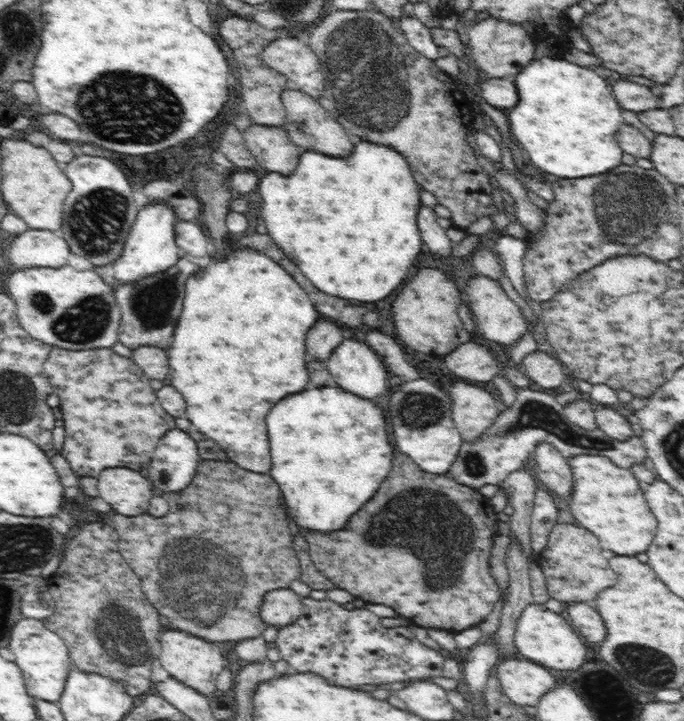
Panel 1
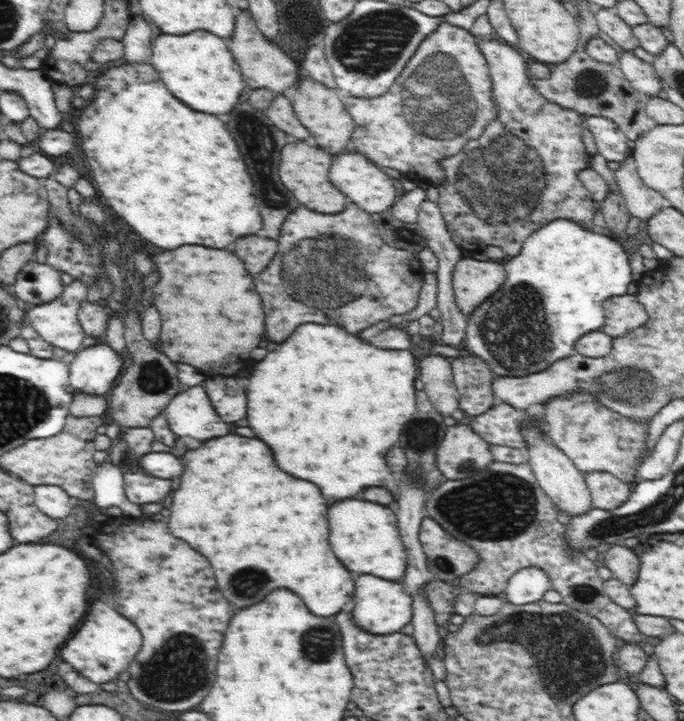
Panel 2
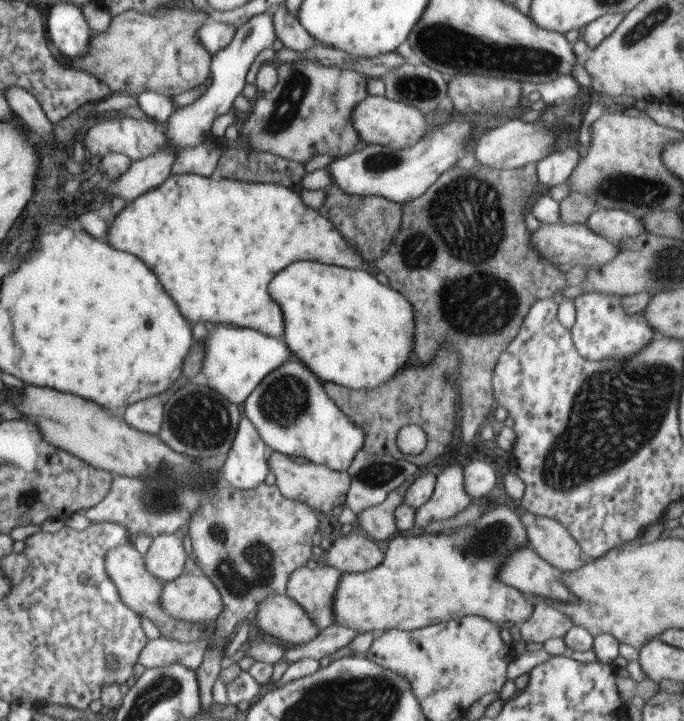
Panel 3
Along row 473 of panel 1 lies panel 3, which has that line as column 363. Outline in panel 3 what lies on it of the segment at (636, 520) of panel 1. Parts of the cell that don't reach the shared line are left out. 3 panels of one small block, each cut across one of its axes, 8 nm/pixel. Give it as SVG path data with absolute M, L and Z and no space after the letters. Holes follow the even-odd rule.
M494 506L482 514L476 522L451 529L440 534L426 536L397 534L389 539L388 550L384 560L361 573L344 573L341 575L336 596L334 596L334 624L352 628L357 634L366 632L383 633L392 629L410 632L441 622L459 619L460 616L476 614L498 626L510 626L526 622L535 607L535 596L527 596L510 588L498 580L498 570L510 558L510 554L522 546L528 546L526 530L510 506Z

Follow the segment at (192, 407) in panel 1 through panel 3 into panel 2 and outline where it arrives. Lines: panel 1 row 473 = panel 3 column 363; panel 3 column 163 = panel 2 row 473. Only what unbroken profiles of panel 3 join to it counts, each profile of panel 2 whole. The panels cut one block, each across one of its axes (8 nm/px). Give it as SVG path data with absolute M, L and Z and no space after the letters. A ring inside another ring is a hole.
M235 433L202 441L199 448L185 452L182 462L184 472L180 474L178 490L171 494L167 525L176 538L182 538L208 558L218 588L234 606L246 608L262 600L272 588L296 592L308 610L322 618L333 618L350 605L355 590L354 575L328 546L328 502L316 484L286 476L286 472L276 468L274 458L268 456L268 448L260 440L248 440Z

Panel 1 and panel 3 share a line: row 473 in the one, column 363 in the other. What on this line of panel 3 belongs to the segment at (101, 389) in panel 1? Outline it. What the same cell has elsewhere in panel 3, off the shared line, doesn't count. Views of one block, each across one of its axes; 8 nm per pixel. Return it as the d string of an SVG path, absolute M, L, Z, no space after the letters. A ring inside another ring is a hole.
M298 60L292 64L280 63L277 73L276 86L268 94L262 94L256 100L256 104L252 106L252 112L249 113L242 130L239 131L239 139L242 135L247 135L248 144L252 148L256 148L258 152L270 152L282 156L282 158L294 160L301 165L317 154L345 157L352 150L356 150L353 147L358 144L360 136L358 136L358 132L354 132L352 112L369 95L368 88L366 88L367 78L353 70L326 68L325 64L312 62L312 60Z

